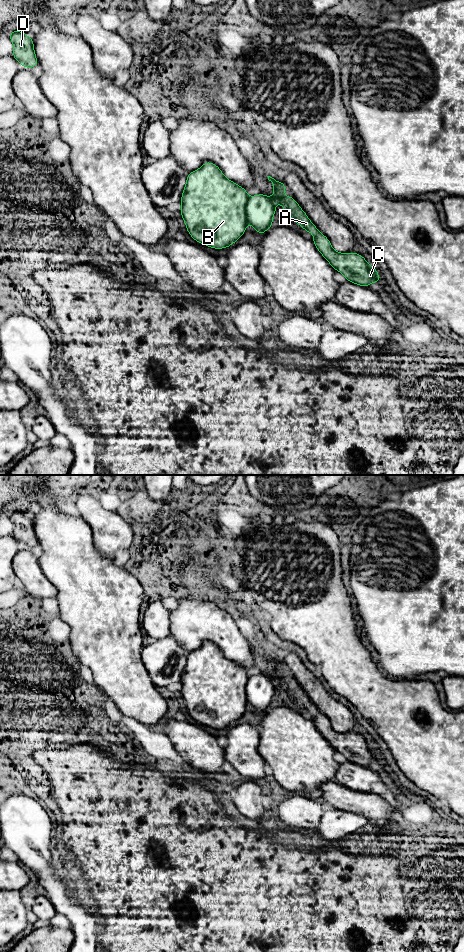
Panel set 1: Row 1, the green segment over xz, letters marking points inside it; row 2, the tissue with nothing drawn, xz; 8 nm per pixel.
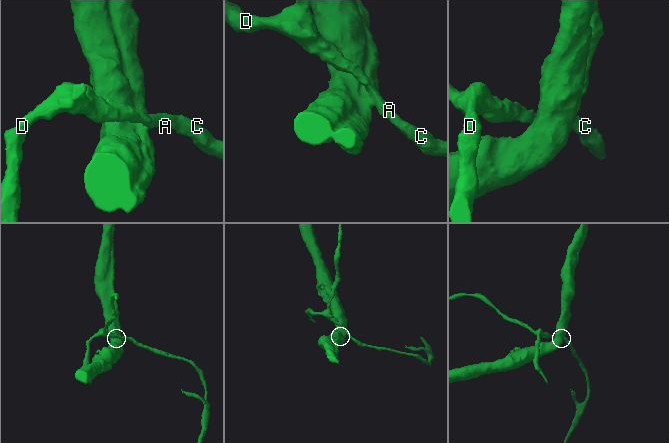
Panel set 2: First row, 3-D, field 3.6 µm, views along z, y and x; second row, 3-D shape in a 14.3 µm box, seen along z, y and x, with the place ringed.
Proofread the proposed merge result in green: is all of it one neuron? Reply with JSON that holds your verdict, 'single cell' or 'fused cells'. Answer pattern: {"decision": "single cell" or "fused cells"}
{"decision": "fused cells"}

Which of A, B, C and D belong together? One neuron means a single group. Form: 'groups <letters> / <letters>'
groups A C D / B

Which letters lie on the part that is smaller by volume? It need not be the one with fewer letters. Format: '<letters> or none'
A, C, D

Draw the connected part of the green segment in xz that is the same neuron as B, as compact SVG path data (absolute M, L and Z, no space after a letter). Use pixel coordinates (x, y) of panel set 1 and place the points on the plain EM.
M204 642L198 650L188 653L180 682L180 693L190 716L213 729L230 727L246 712L248 703L255 708L256 713L264 714L273 705L272 698L276 693L276 684L272 677L262 673L249 677L246 669L227 659L220 648L212 642Z

